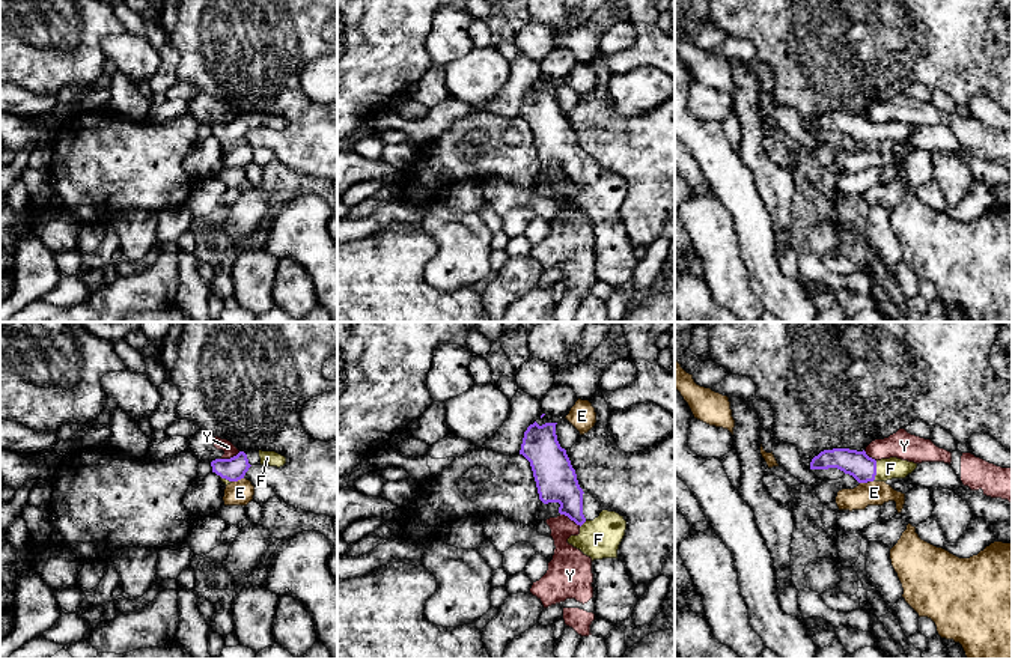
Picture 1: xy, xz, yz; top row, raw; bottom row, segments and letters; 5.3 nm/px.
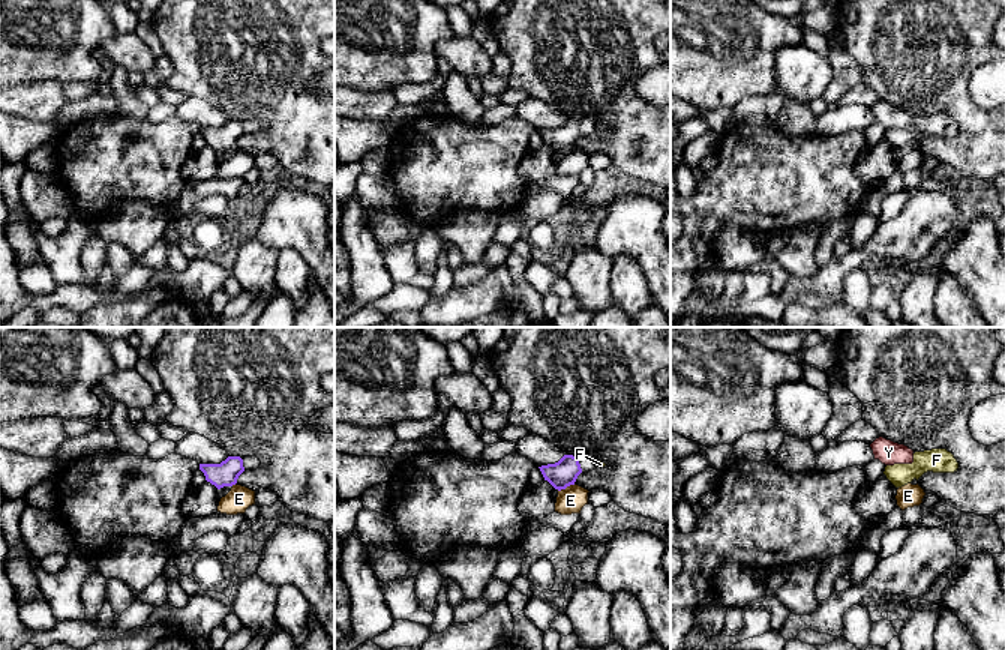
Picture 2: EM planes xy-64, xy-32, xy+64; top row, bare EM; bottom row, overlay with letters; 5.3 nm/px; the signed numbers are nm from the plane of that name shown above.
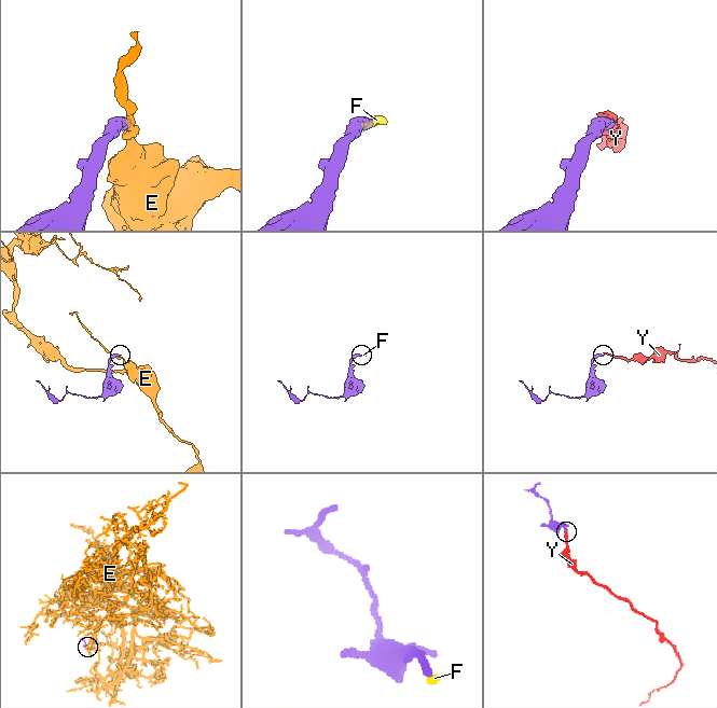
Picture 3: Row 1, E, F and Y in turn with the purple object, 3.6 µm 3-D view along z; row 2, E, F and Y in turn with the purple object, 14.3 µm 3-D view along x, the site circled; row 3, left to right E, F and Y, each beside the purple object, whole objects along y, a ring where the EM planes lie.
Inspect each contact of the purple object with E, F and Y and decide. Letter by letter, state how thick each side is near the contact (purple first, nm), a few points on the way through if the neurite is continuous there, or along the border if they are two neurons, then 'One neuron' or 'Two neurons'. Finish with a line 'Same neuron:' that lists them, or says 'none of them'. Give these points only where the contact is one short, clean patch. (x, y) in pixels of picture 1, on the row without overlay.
E: Thickness 120 nm (purple) against 130 nm. Boundary: xy (243, 140), (232, 145). Two neurons
F: Thickness 140 nm (purple) against 110 nm. Path across: yz (857, 127), (865, 133), (875, 134), (890, 131). One neuron
Y: Thickness 120 nm (purple) against 70 nm. Boundary: xy (240, 115), (220, 122). Two neurons
Same neuron: F

